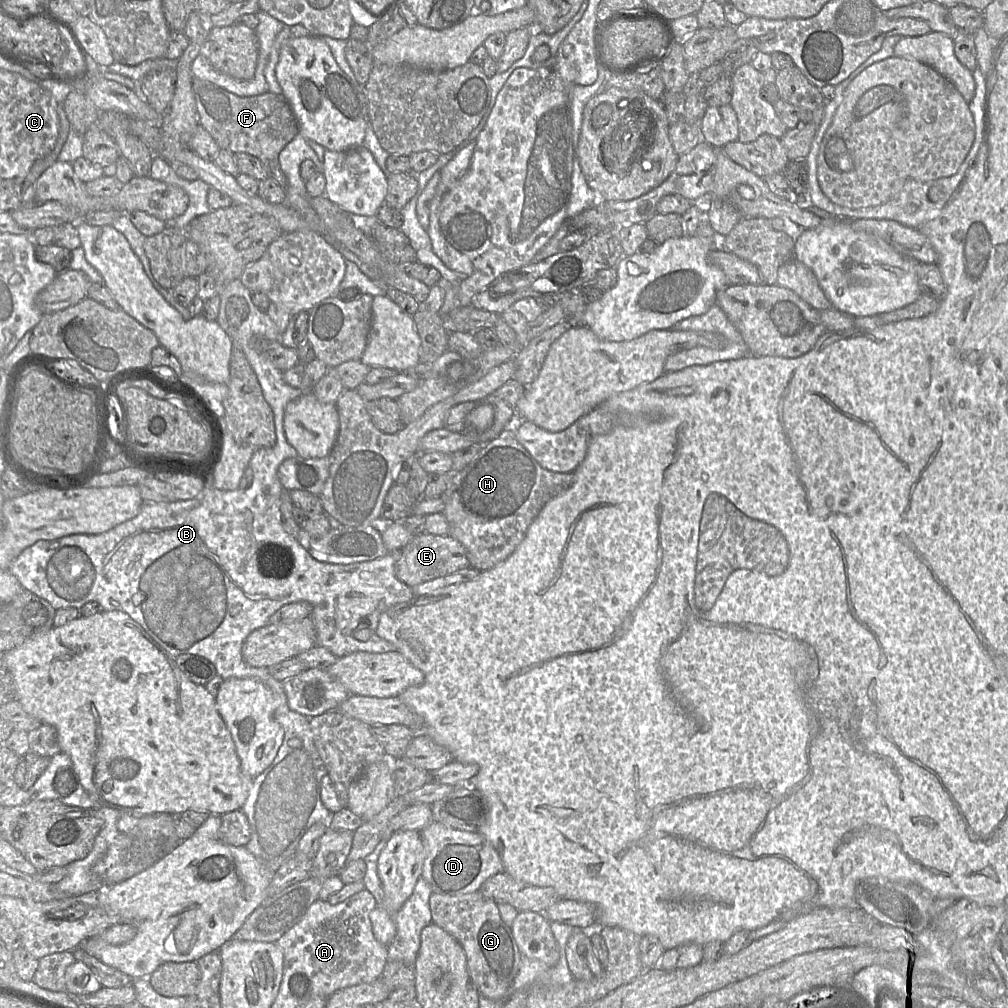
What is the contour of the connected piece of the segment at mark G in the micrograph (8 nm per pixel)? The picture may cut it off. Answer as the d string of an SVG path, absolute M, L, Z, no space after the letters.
M479 891L462 895L443 895L433 892L429 899L432 923L436 924L463 947L468 974L479 994L504 1002L515 992L514 983L520 968L520 951L511 932L499 913L497 904Z

